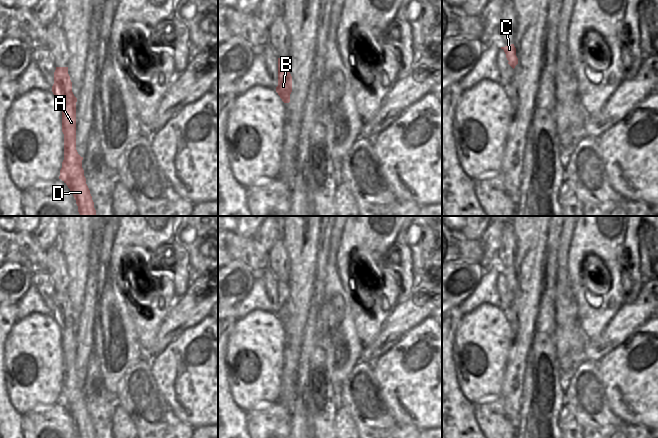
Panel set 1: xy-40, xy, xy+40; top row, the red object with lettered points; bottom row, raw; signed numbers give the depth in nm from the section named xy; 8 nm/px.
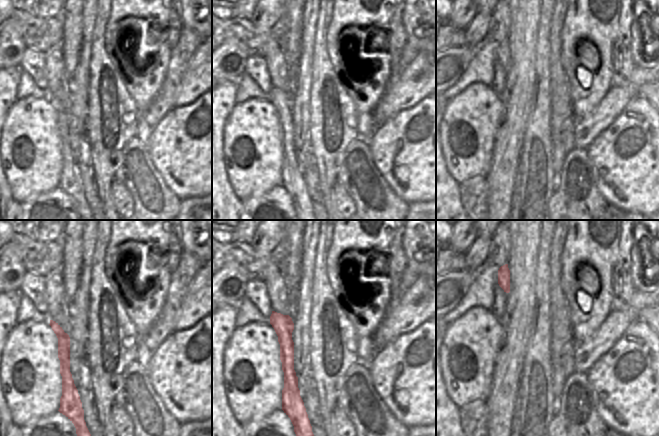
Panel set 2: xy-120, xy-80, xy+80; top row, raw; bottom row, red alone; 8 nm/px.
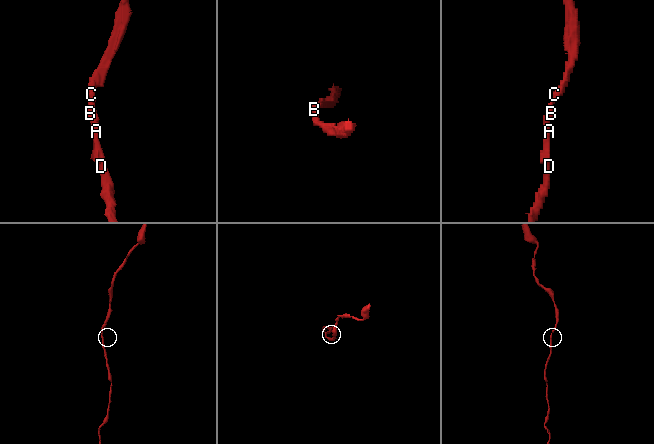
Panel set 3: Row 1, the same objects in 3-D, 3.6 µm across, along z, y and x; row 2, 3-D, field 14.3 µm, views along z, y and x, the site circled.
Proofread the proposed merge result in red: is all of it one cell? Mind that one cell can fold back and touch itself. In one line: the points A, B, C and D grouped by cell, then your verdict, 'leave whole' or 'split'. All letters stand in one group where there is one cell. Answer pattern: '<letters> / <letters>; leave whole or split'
A B C D; leave whole

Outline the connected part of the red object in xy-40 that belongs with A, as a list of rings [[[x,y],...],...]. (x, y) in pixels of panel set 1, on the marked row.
[[[56,67],[52,92],[62,110],[62,132],[64,134],[64,160],[60,170],[61,179],[72,192],[80,216],[96,216],[94,202],[86,184],[82,160],[76,150],[76,102],[68,67]]]

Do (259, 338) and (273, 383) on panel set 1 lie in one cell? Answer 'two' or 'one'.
one

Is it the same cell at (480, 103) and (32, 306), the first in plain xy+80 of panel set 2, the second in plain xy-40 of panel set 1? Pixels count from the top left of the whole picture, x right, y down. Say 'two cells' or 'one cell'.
two cells

